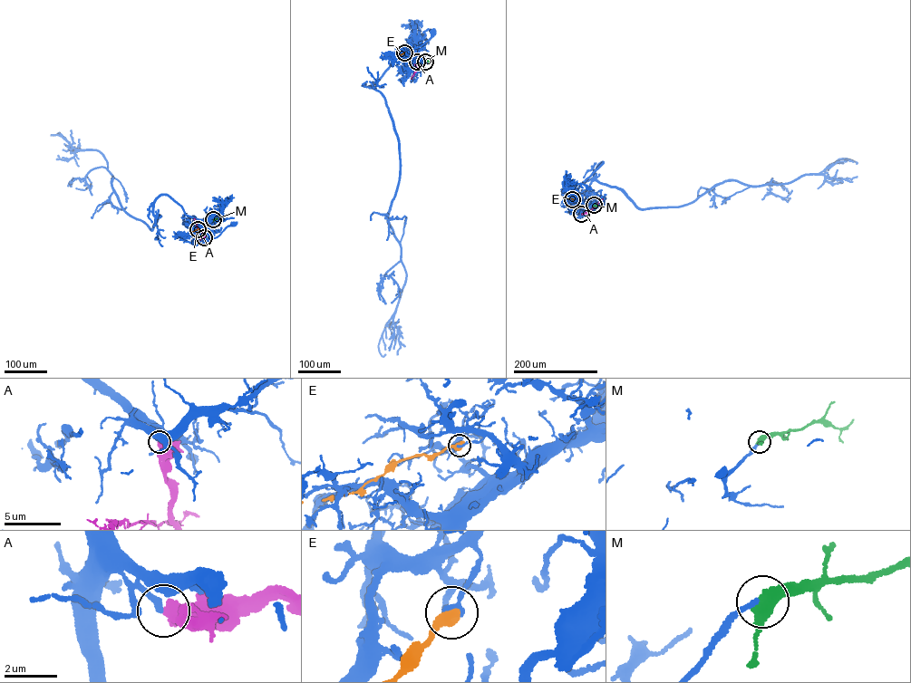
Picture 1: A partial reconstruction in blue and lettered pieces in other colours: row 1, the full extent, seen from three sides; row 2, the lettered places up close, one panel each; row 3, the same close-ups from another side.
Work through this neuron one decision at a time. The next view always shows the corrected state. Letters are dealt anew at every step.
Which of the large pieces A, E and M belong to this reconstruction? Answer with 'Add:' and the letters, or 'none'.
Add: M

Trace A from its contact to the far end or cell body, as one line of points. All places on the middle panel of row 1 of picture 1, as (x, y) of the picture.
A: (417, 62), (418, 67), (411, 79)

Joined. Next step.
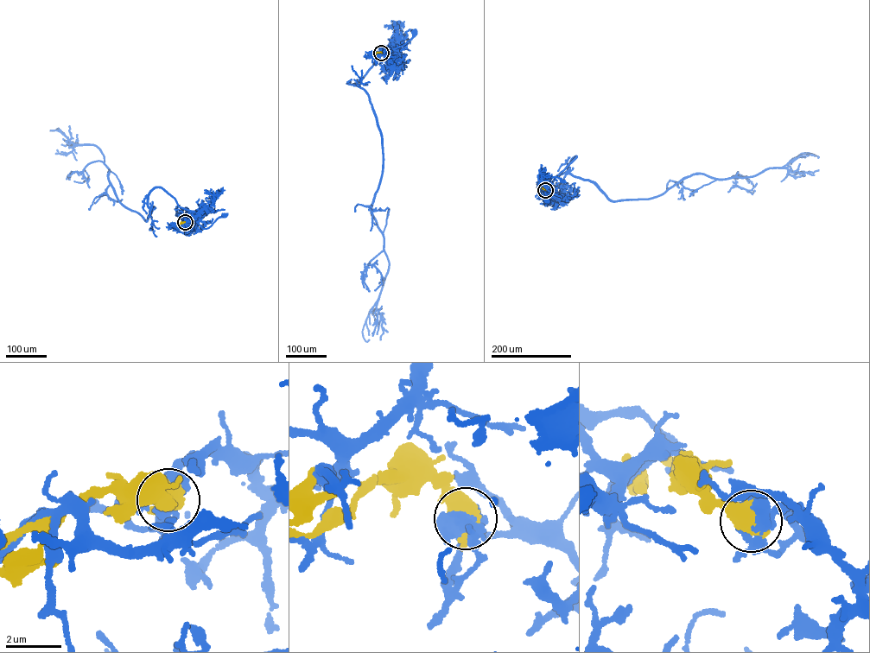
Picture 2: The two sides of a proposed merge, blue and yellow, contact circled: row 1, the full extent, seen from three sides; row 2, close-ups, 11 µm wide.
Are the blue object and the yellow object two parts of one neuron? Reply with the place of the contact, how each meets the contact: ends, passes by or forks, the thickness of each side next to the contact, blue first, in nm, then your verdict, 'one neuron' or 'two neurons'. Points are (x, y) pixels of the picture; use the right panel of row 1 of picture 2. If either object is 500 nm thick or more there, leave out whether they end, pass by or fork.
(545, 190) | 550/750 nm | two neurons

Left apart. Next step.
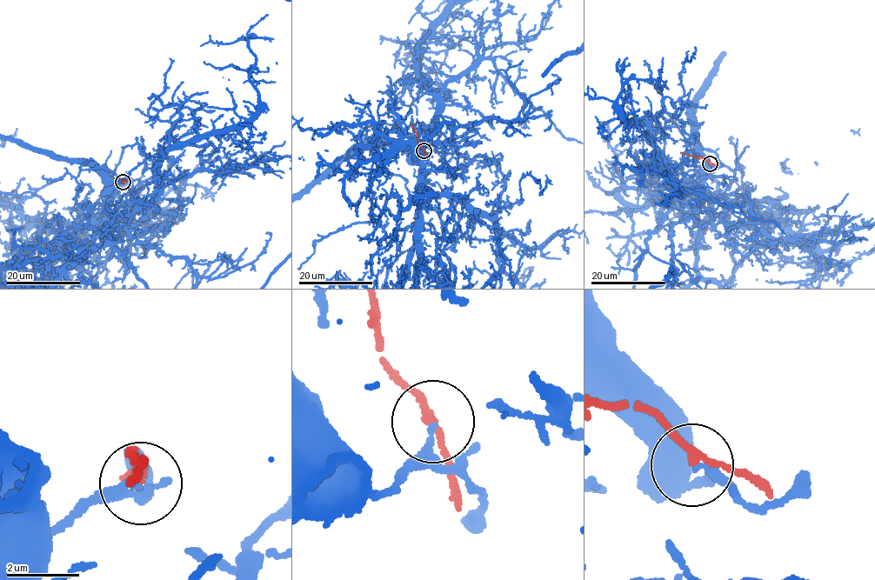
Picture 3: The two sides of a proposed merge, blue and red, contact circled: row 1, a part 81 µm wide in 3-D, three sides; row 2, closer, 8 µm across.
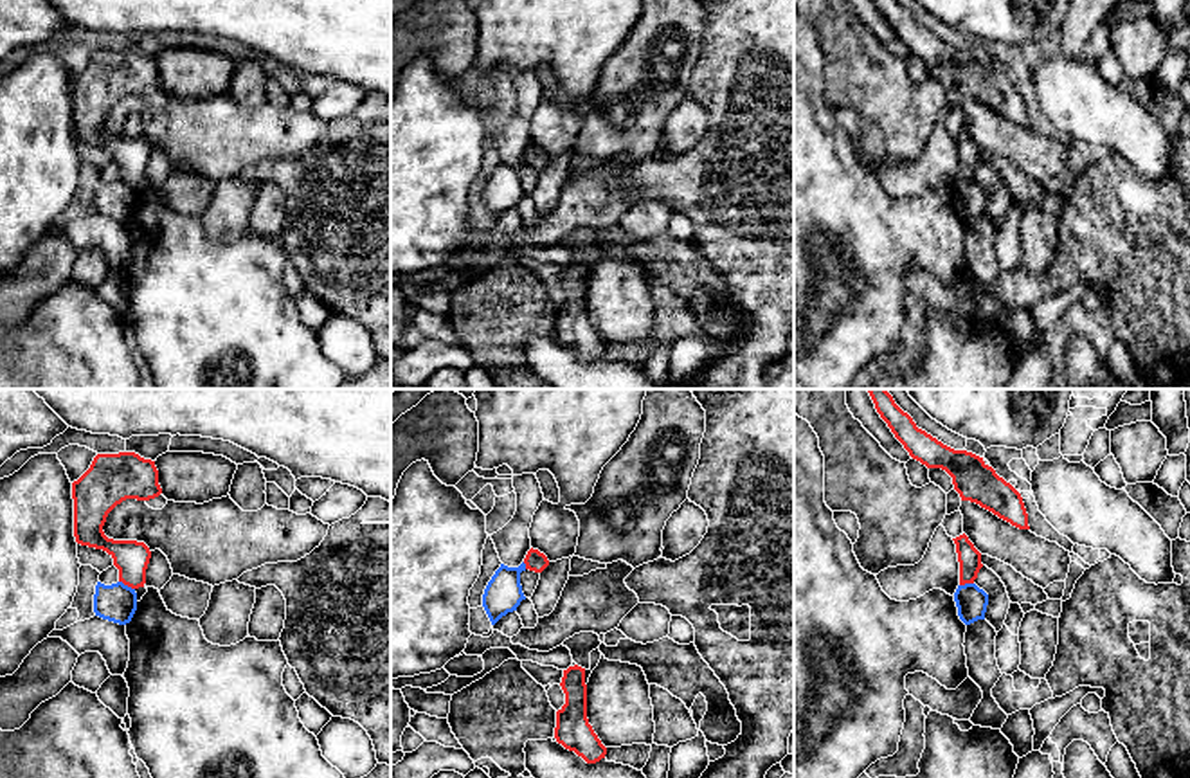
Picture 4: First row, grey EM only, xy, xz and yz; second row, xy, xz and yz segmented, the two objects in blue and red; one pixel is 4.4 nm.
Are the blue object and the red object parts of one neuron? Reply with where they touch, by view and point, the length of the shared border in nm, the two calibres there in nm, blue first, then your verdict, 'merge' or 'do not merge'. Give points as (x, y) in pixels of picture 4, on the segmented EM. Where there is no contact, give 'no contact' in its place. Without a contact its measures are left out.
xy (126, 586) | 80 nm | 170/160 nm | do not merge

